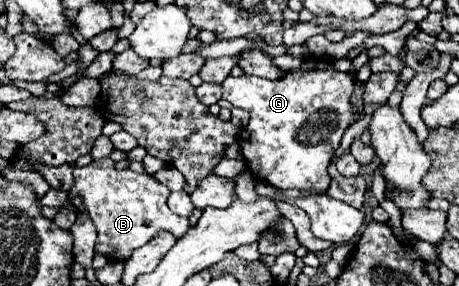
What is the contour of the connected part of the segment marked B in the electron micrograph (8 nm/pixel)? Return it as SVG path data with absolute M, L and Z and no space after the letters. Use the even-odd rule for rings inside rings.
M105 156L93 160L89 166L73 168L73 186L69 196L79 196L91 222L97 226L95 252L103 254L111 262L125 262L135 248L147 244L157 232L168 231L175 238L183 236L189 228L189 220L169 210L169 190L161 182L155 182L149 174L137 174L131 168L117 170L115 162Z

